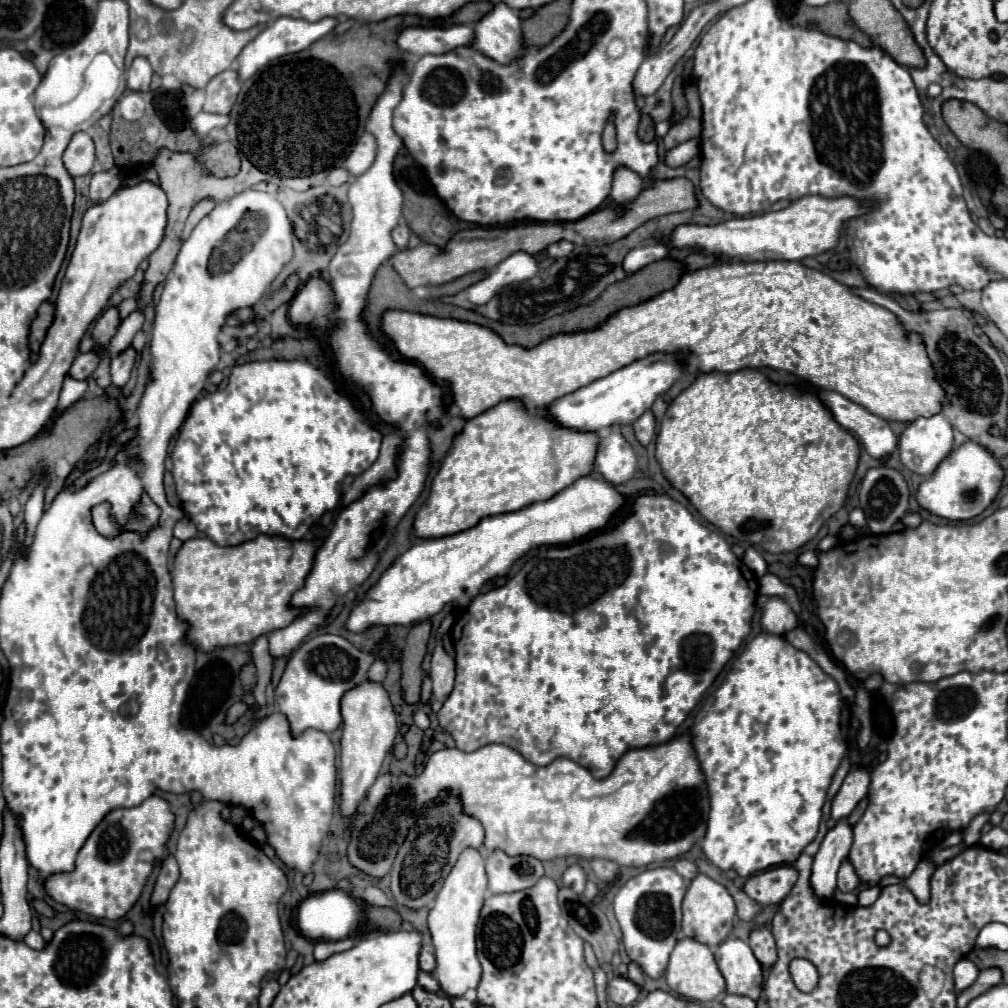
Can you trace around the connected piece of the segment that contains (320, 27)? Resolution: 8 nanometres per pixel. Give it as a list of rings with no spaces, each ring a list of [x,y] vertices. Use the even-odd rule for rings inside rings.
[[[280,17],[276,19],[272,25],[268,25],[252,43],[248,43],[248,47],[244,47],[244,51],[238,55],[236,63],[238,63],[238,77],[240,81],[248,81],[260,67],[264,67],[266,63],[290,55],[290,53],[298,53],[306,47],[310,47],[314,41],[322,39],[324,35],[328,35],[336,25],[336,19],[322,19],[318,23],[308,23],[306,19],[294,19],[294,17]]]

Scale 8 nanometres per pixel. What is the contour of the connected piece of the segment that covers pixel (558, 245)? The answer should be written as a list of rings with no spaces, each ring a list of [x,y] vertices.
[[[556,241],[556,243],[552,243],[548,247],[548,255],[554,257],[554,259],[558,259],[558,257],[566,257],[572,249],[574,249],[572,243],[568,243],[568,241]]]

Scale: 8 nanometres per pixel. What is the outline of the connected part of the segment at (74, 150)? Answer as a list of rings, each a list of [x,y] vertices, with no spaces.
[[[84,131],[76,133],[72,137],[72,141],[68,143],[64,155],[62,155],[62,163],[72,177],[88,175],[92,169],[92,163],[94,163],[94,141],[92,141],[92,137]]]

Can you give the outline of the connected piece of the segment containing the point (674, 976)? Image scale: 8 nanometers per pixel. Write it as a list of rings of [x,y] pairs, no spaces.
[[[684,937],[682,941],[676,943],[676,947],[670,955],[668,969],[666,969],[666,981],[668,981],[670,991],[674,991],[686,999],[696,999],[696,1001],[712,1001],[720,993],[726,991],[724,977],[718,971],[718,965],[714,961],[710,947],[704,943],[698,943],[696,939],[688,939],[688,937]]]

